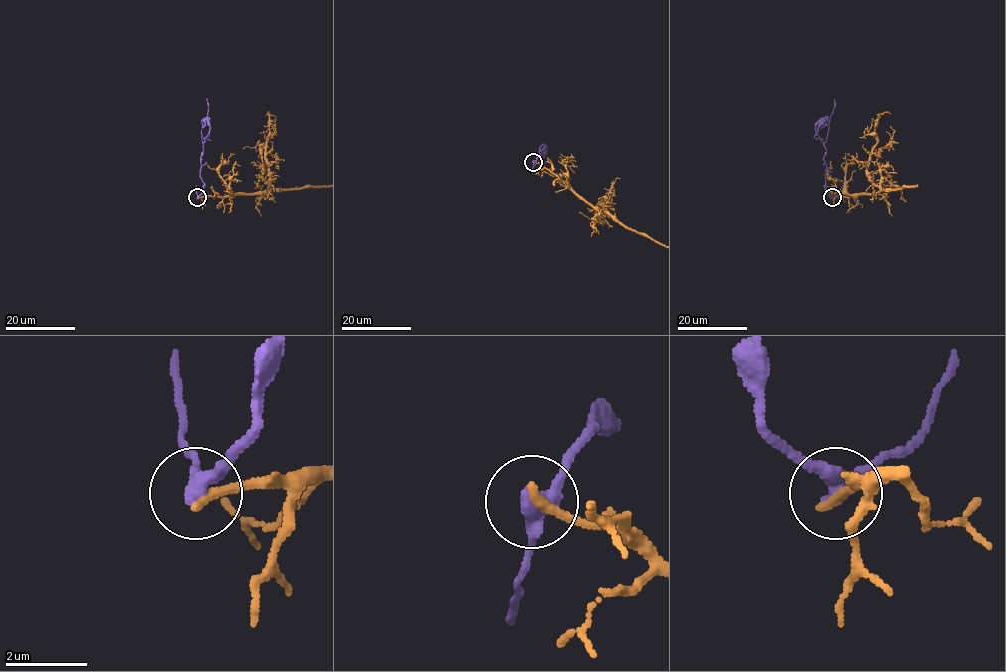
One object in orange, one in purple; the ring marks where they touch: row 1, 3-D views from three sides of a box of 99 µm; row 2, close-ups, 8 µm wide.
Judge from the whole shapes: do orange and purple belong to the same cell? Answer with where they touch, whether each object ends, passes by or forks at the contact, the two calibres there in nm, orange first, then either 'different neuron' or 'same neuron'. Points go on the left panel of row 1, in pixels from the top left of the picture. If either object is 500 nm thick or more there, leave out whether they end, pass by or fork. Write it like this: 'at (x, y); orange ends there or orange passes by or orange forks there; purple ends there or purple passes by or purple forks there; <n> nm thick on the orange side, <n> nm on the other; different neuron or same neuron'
at (197, 197); orange ends there; purple passes by; 280 nm thick on the orange side, 360 nm on the other; different neuron

